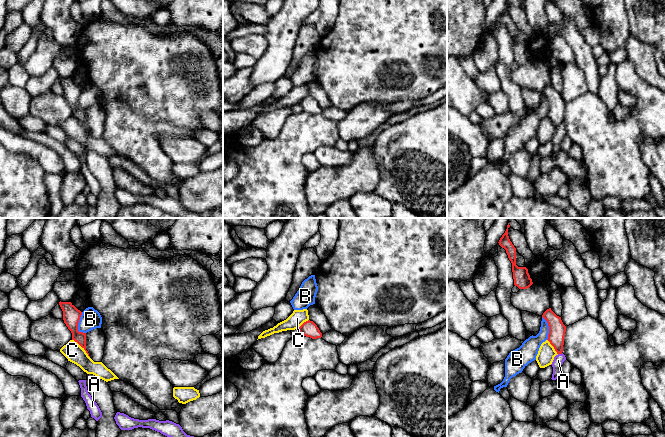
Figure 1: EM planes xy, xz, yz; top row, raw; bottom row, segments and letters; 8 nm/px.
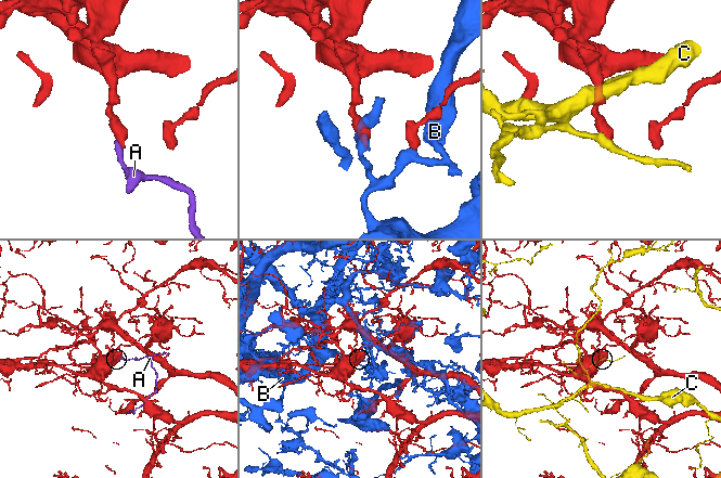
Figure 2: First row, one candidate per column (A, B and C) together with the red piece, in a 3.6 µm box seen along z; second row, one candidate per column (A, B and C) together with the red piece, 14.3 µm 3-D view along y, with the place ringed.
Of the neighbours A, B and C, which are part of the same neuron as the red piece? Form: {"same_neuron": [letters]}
{"same_neuron": []}

